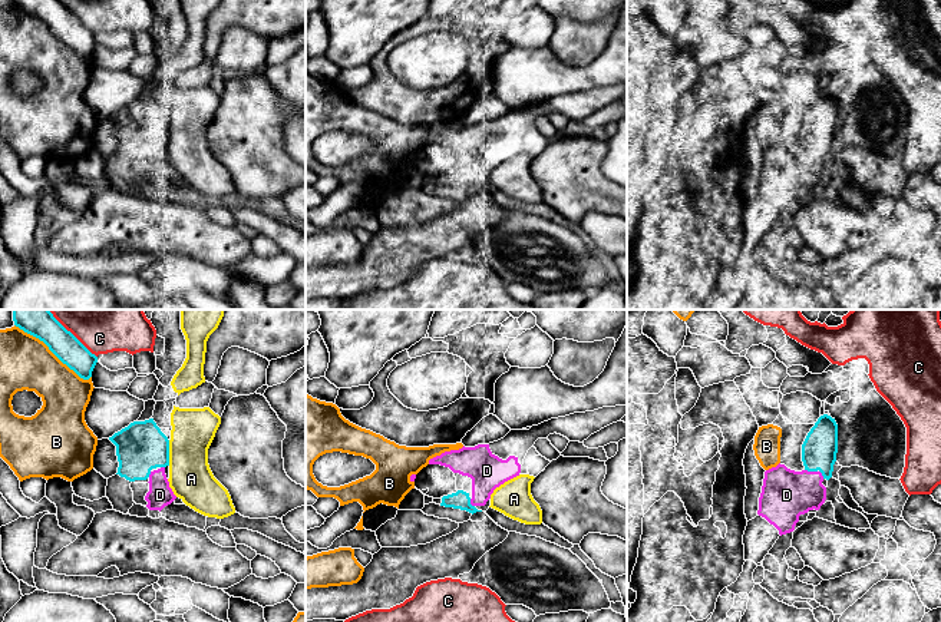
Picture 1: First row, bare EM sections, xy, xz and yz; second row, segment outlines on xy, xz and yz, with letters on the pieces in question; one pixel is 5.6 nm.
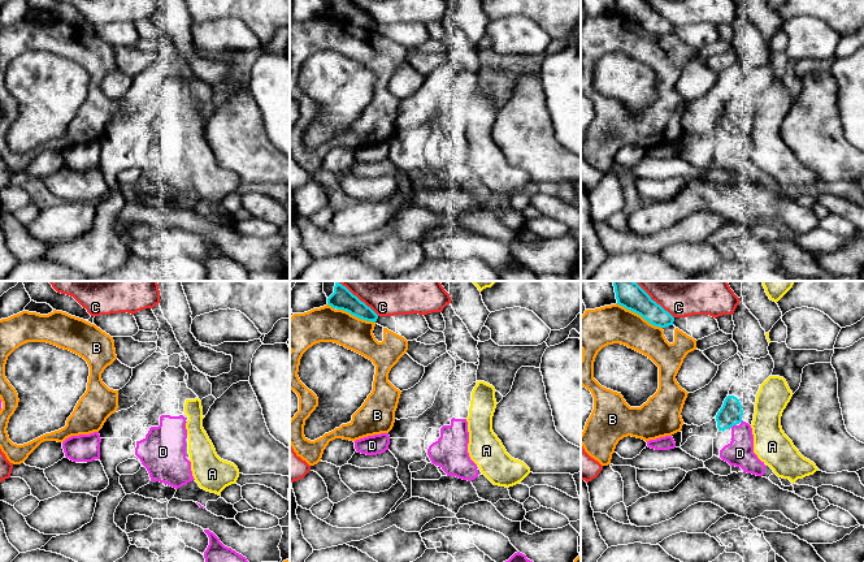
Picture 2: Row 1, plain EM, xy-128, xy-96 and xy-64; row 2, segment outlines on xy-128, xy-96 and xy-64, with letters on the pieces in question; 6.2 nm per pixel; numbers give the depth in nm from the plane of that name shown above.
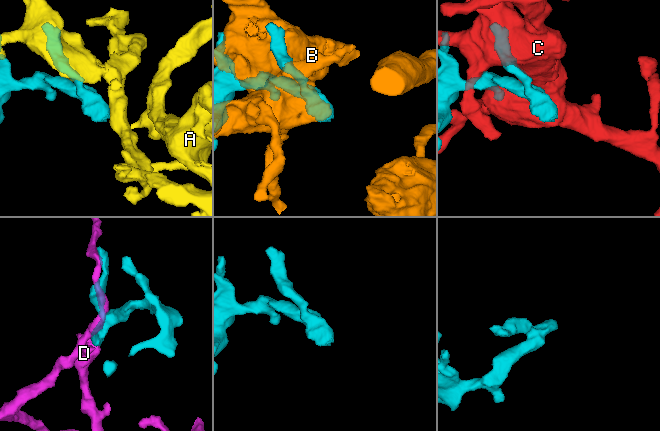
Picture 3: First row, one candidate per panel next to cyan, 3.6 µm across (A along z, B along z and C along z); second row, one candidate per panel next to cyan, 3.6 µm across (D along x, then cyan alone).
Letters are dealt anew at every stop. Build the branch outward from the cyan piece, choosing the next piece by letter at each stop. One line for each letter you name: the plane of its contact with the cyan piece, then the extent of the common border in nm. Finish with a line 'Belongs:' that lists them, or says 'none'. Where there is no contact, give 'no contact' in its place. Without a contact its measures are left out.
D: meets cyan in yz; contact 70 nm long
Belongs: D

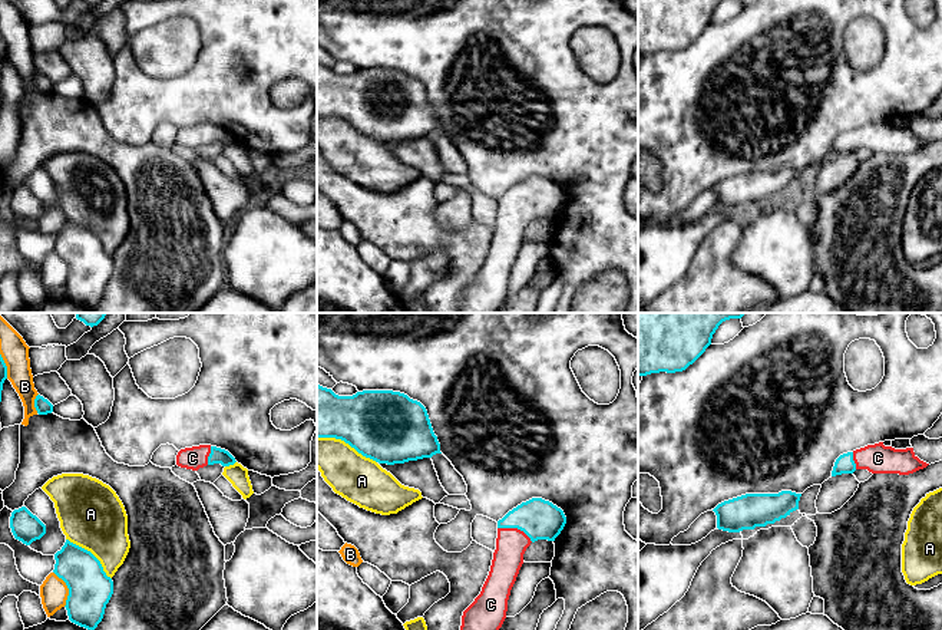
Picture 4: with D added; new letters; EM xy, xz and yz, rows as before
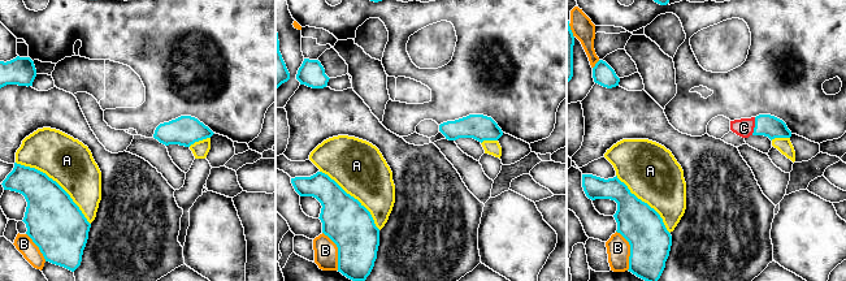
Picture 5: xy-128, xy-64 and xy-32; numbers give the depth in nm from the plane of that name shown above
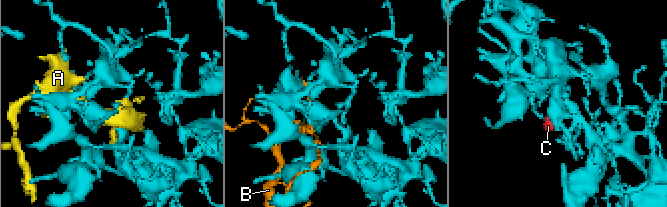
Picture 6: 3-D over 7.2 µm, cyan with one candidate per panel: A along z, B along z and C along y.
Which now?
C: meets cyan in xz; contact 220 nm long
Belongs: C

